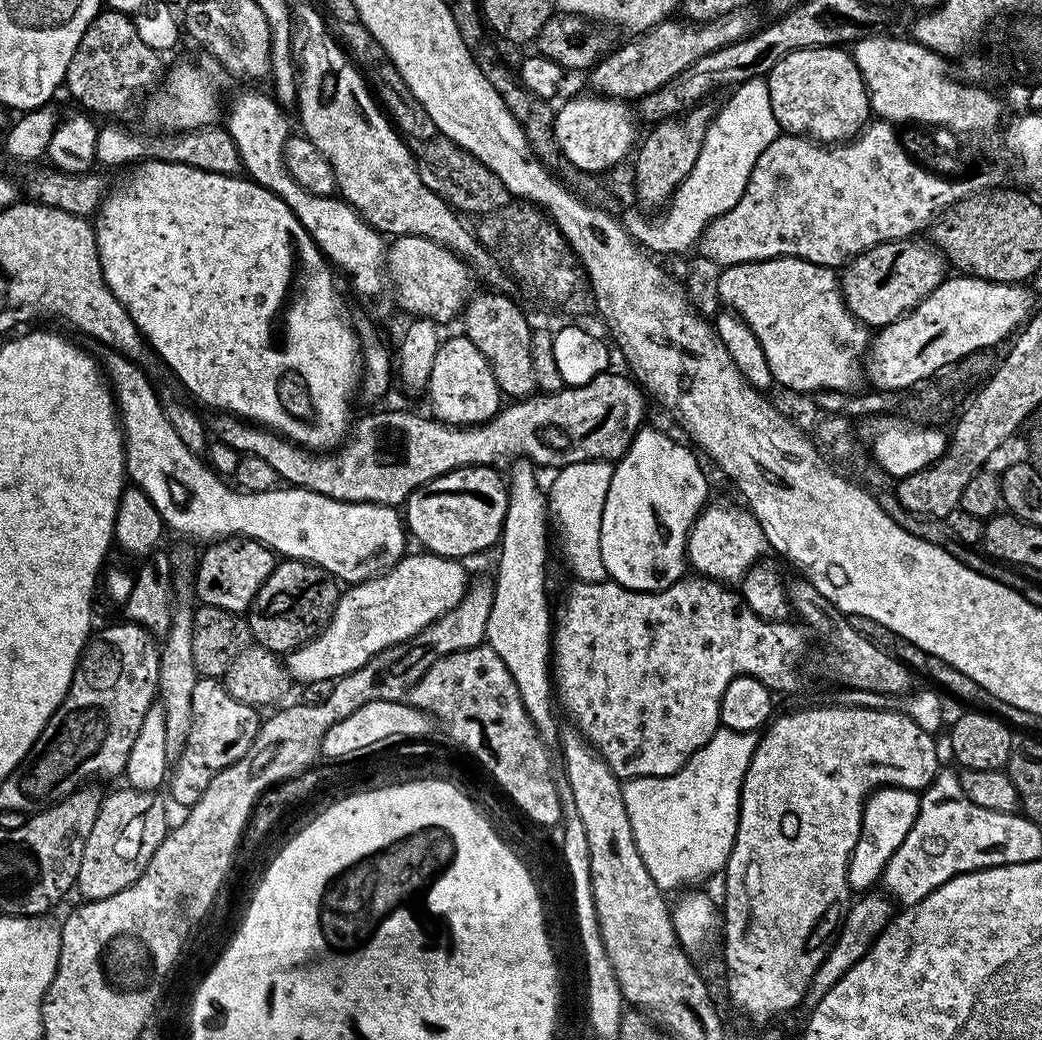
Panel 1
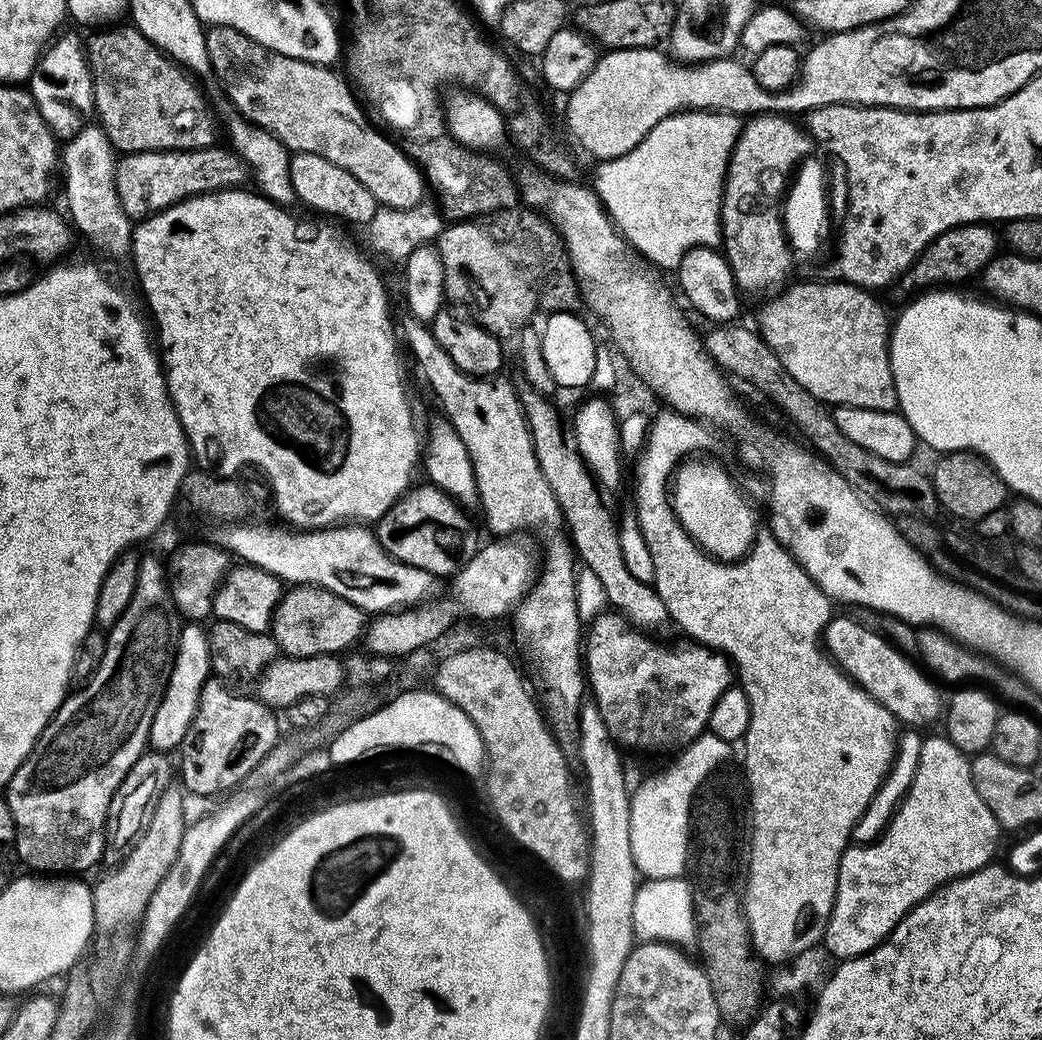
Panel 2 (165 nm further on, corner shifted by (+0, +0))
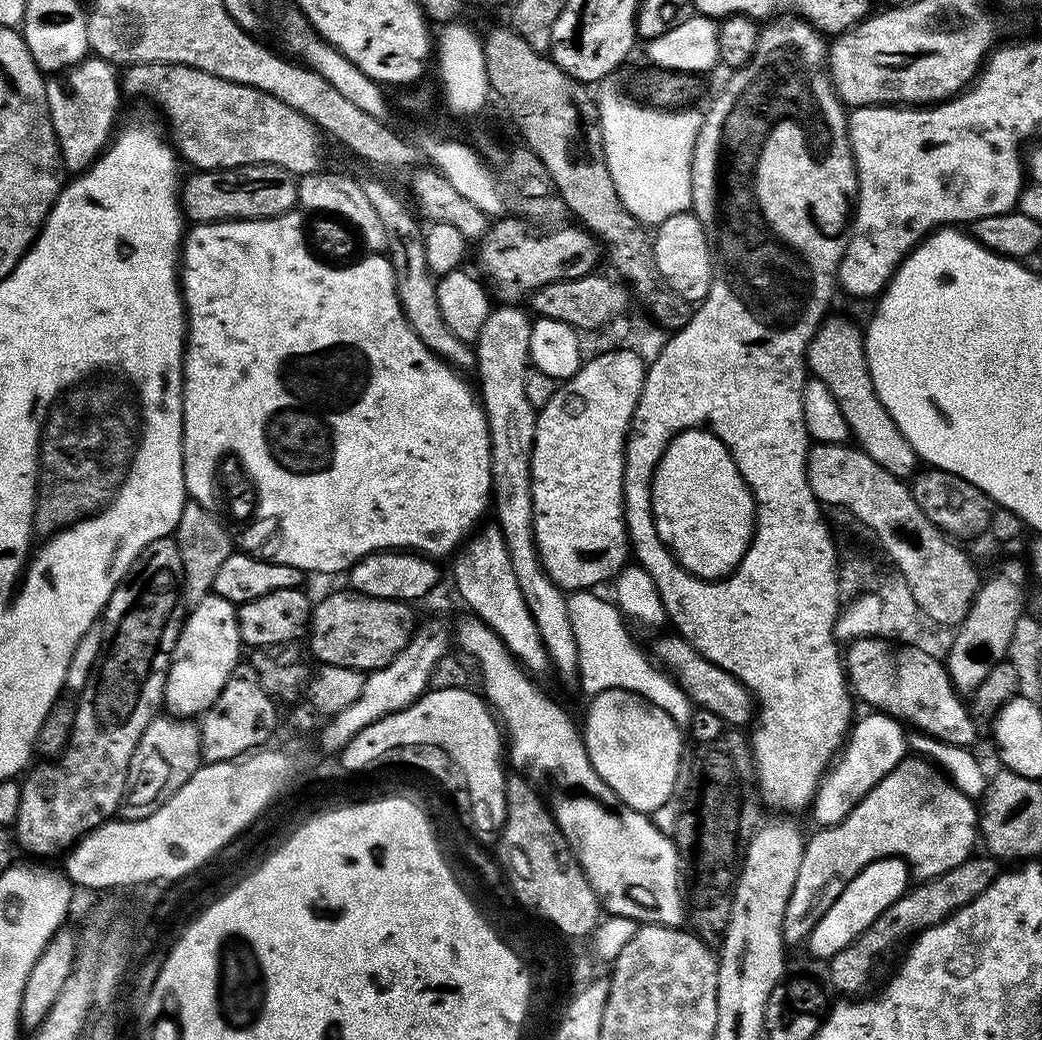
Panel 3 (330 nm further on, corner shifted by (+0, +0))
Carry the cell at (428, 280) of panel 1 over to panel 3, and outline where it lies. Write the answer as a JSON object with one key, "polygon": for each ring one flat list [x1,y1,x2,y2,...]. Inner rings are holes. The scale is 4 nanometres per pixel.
{"polygon":[[500,218,489,227,488,231,478,241,480,249,476,252,476,260,480,263,482,271,488,275,487,283,494,293,495,299,500,302,520,302,520,299,527,297,529,294,544,288,547,284,553,284,559,280,577,280,583,276,589,275,596,264,596,259,602,256,602,248,597,239,590,231,583,227,576,228,556,228,553,232,548,232,545,236,535,236,534,233,528,232,528,228,523,224,525,221,506,220]]}

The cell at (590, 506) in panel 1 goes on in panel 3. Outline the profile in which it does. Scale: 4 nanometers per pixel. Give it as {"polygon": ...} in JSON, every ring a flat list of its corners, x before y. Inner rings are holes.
{"polygon":[[581,590,568,596,570,626,574,626,574,642,578,642,578,688,588,692,589,697,611,688,634,692,641,700,666,710,676,724,688,726,694,713,691,698,663,667,657,666,651,659,648,661,640,653,639,646,632,641,624,625,625,617,620,608,611,599,603,600,598,593,596,590]]}

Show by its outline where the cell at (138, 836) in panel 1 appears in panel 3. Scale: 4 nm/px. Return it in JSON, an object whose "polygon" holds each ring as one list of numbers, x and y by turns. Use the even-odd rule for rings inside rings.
{"polygon":[[157,718,146,726,140,745,130,758,130,770,120,799,121,820,141,820,162,806,189,780,202,763,200,730,188,718]]}

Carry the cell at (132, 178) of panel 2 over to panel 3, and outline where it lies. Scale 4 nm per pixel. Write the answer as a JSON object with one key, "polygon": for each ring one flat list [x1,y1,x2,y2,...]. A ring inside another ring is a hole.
{"polygon":[[247,164,237,168,219,168,213,172,196,170,191,174,193,176,189,180,187,177,183,181,178,195,182,211,192,224,217,224,223,220,265,220,275,216,285,216,297,207,299,201,297,177,282,166]]}

